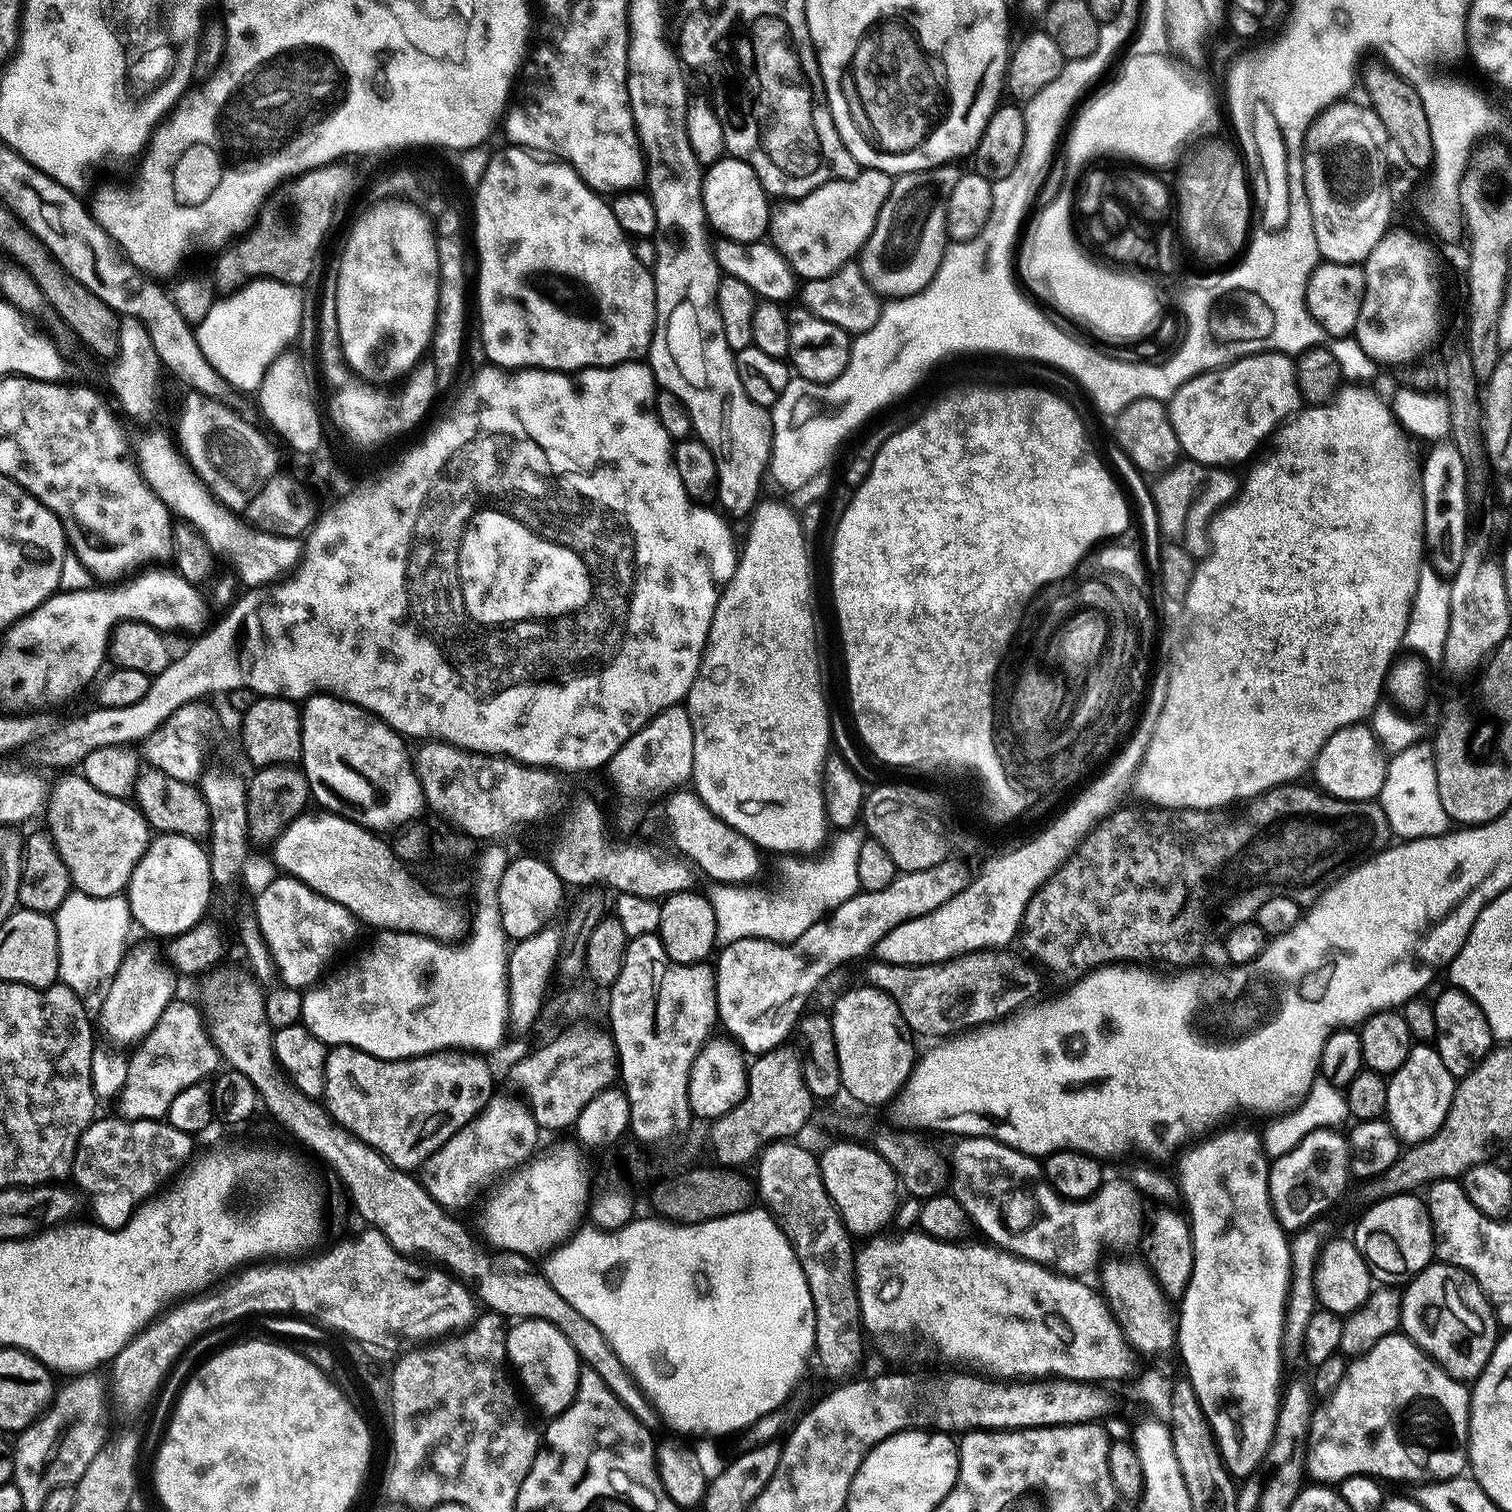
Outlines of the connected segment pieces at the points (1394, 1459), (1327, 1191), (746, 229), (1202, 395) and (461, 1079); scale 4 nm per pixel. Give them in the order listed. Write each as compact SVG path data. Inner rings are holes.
M1393 1334L1382 1338L1369 1352L1355 1357L1348 1364L1346 1374L1338 1382L1332 1392L1327 1393L1324 1405L1317 1407L1312 1414L1312 1425L1308 1428L1305 1440L1302 1464L1305 1475L1313 1479L1313 1483L1320 1486L1336 1486L1351 1476L1373 1476L1375 1478L1388 1478L1390 1480L1412 1480L1411 1482L1427 1482L1433 1478L1449 1480L1451 1476L1459 1476L1468 1468L1468 1406L1470 1392L1461 1381L1450 1378L1450 1374L1443 1372L1424 1351L1415 1344L1409 1336Z
M1339 1131L1312 1132L1289 1153L1275 1157L1268 1169L1268 1201L1285 1233L1295 1234L1321 1217L1328 1206L1349 1187L1348 1141Z
M725 154L713 164L707 165L702 175L704 181L700 193L707 227L711 231L713 228L717 232L715 234L717 237L733 240L739 244L749 245L763 241L768 235L770 197L764 192L758 175L750 165Z
M1255 352L1253 356L1243 356L1241 360L1233 360L1231 364L1190 377L1167 401L1166 407L1181 453L1187 459L1196 460L1199 464L1233 466L1232 464L1240 464L1243 460L1251 461L1252 451L1289 419L1301 404L1293 357L1283 352Z
M337 1044L328 1053L322 1103L328 1115L347 1132L380 1152L396 1168L416 1170L427 1162L452 1135L471 1124L494 1093L488 1064L472 1050L443 1050L411 1056L405 1060L383 1060L349 1044Z

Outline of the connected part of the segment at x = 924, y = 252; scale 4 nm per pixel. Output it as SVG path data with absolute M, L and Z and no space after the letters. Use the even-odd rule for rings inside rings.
M945 166L897 175L892 181L890 198L878 214L878 222L860 250L858 263L865 282L881 298L913 296L934 278L948 247L946 210L950 190L962 172L959 167Z

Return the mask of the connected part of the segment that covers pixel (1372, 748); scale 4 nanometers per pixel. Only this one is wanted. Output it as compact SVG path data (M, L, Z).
M1361 722L1346 726L1330 737L1326 746L1322 746L1322 750L1316 755L1315 772L1316 778L1321 784L1319 784L1319 787L1327 795L1337 796L1339 800L1376 800L1388 773L1388 760L1386 759L1385 749L1380 740L1377 739L1376 733L1367 723Z

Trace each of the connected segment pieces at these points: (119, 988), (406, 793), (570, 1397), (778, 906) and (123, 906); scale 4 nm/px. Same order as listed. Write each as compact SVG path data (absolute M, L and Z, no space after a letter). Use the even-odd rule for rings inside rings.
M136 948L130 951L120 961L116 975L111 979L105 1004L101 1008L98 1024L114 1040L131 1045L143 1040L144 1035L158 1022L162 1010L177 995L176 980L171 967L144 968L144 952ZM173 976L173 977L172 977ZM132 1040L132 1041L131 1041Z
M317 694L315 696L309 696L307 700L303 701L302 711L300 713L300 729L302 730L302 754L300 755L302 771L304 777L308 780L308 790L311 799L315 801L315 803L317 800L317 802L324 807L321 809L323 809L325 813L333 816L345 816L347 820L353 820L355 824L361 824L362 827L377 834L388 834L391 828L400 830L405 826L411 825L413 822L419 821L416 819L419 818L420 811L425 811L426 808L424 790L420 785L419 778L416 777L413 757L410 755L410 752L408 756L408 748L404 745L407 744L405 737L401 736L399 732L394 731L390 725L385 724L383 720L367 712L365 708L359 708L358 705L352 704L348 700L342 700L338 696Z
M517 1319L515 1323L513 1323L511 1327L507 1329L504 1341L506 1342L506 1350L508 1351L508 1358L507 1358L507 1363L511 1365L511 1367L514 1369L516 1367L516 1372L515 1375L518 1377L520 1375L520 1380L519 1383L522 1385L524 1383L524 1388L526 1391L528 1391L528 1396L530 1399L533 1400L534 1403L536 1403L536 1408L538 1411L541 1412L542 1415L544 1415L544 1418L555 1418L558 1416L561 1416L561 1414L566 1411L566 1409L572 1405L574 1402L574 1398L576 1397L576 1391L578 1390L578 1378L580 1377L580 1370L582 1367L582 1361L579 1358L579 1354L577 1354L574 1350L574 1346L570 1344L570 1341L566 1334L562 1334L561 1330L558 1330L557 1326L554 1324L550 1323L550 1321L546 1320L540 1320L540 1319Z
M855 827L846 828L840 831L837 831L835 834L836 837L831 840L830 843L827 845L828 853L825 854L825 856L817 855L815 858L788 858L784 865L781 866L780 872L782 875L784 875L784 884L780 884L777 886L777 888L750 888L754 886L749 886L747 883L744 882L737 882L734 884L723 884L721 882L716 882L711 885L712 889L707 889L706 895L709 900L709 902L714 906L714 922L716 923L716 939L719 941L721 945L726 944L733 944L734 942L738 942L742 938L746 938L747 936L753 936L754 938L762 938L763 940L775 940L778 944L786 944L791 945L793 942L800 939L800 936L806 934L806 930L810 926L814 926L819 922L820 920L825 919L827 917L828 913L834 911L834 909L837 908L839 904L842 902L846 902L848 899L850 899L852 896L855 896L858 888L855 883L856 879L858 878L858 850L862 850L862 842L866 839L865 833L863 831L856 832L857 829ZM840 856L844 856L844 864L848 869L845 870L844 876L846 879L849 880L849 884L836 884L833 886L833 888L828 888L828 883L831 882L832 879L835 878L836 872L836 863L839 862Z
M79 894L78 898L67 901L66 912L73 916L72 925L68 928L72 940L64 936L59 940L60 975L58 980L68 988L73 988L75 992L85 994L91 990L92 985L100 976L99 952L102 949L100 935L104 932L104 923L107 920L116 920L120 928L130 924L128 901L123 895L98 898L90 894Z

